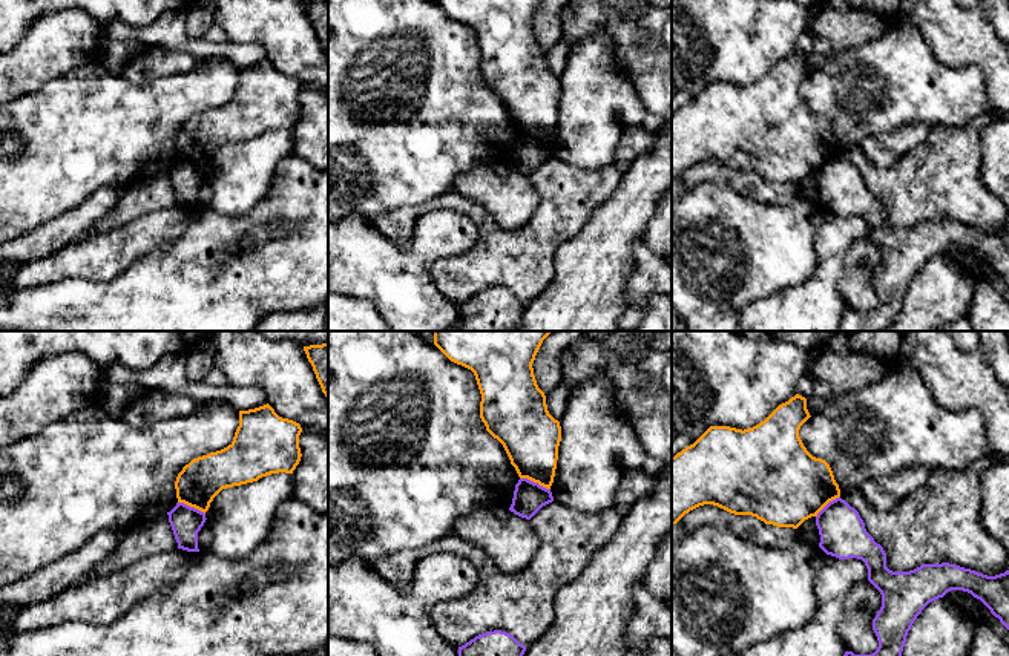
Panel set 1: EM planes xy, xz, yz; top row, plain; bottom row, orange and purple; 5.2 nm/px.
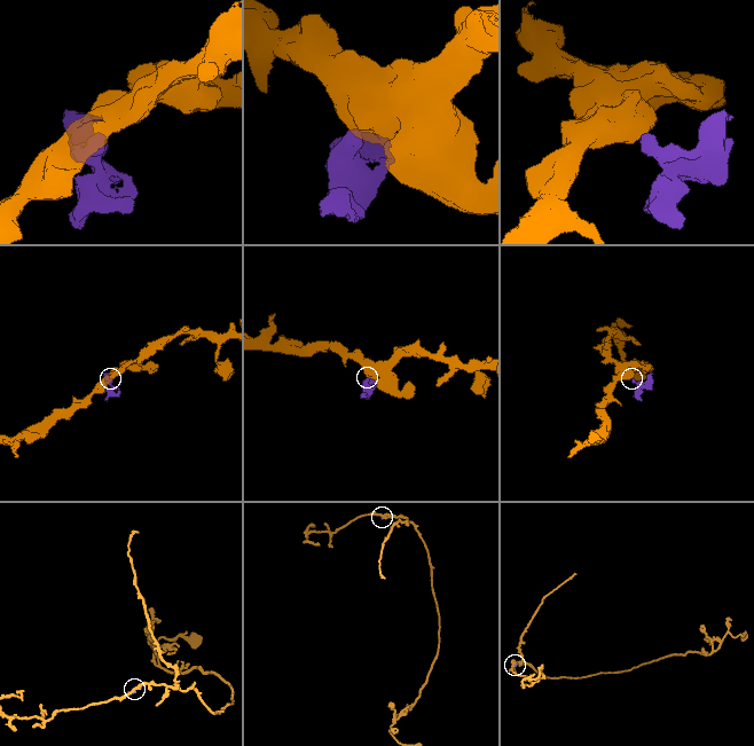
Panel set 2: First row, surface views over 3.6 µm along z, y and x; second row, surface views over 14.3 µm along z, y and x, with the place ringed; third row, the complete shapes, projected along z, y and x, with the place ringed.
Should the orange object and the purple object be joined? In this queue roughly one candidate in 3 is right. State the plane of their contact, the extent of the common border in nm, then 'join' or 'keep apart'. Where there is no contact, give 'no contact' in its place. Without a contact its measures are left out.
xz | 170 nm | keep apart

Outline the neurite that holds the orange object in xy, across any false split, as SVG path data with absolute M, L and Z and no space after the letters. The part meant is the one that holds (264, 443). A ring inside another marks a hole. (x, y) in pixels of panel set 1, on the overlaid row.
M268 403L239 411L233 441L221 451L193 458L178 474L178 503L205 513L222 489L271 474L293 474L302 457L301 432L299 423L279 417Z

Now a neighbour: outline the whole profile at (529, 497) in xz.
M520 478L515 484L512 504L515 515L531 520L543 506L554 501L551 489L540 486L528 478Z

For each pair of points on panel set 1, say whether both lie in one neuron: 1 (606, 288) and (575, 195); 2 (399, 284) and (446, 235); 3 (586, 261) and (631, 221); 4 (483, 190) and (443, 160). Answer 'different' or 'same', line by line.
1: different
2: same
3: same
4: different

